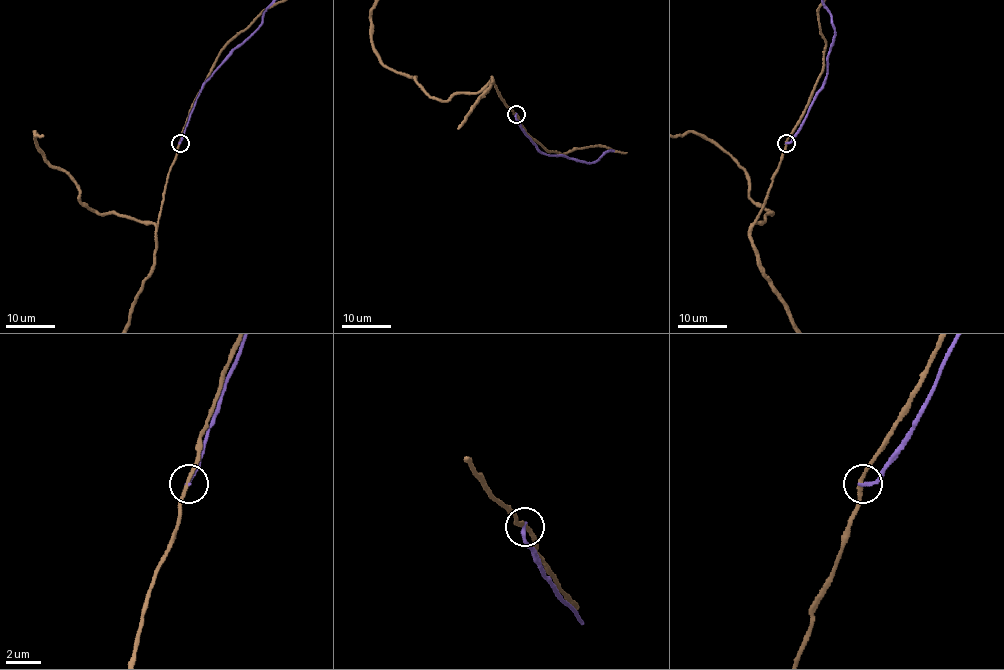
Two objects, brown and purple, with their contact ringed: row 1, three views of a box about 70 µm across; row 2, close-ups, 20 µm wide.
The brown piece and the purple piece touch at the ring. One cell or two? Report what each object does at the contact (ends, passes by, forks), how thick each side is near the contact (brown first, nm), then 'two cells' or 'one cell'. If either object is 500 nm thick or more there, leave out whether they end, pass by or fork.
brown passes by | purple ends | 200/220 nm | two cells

